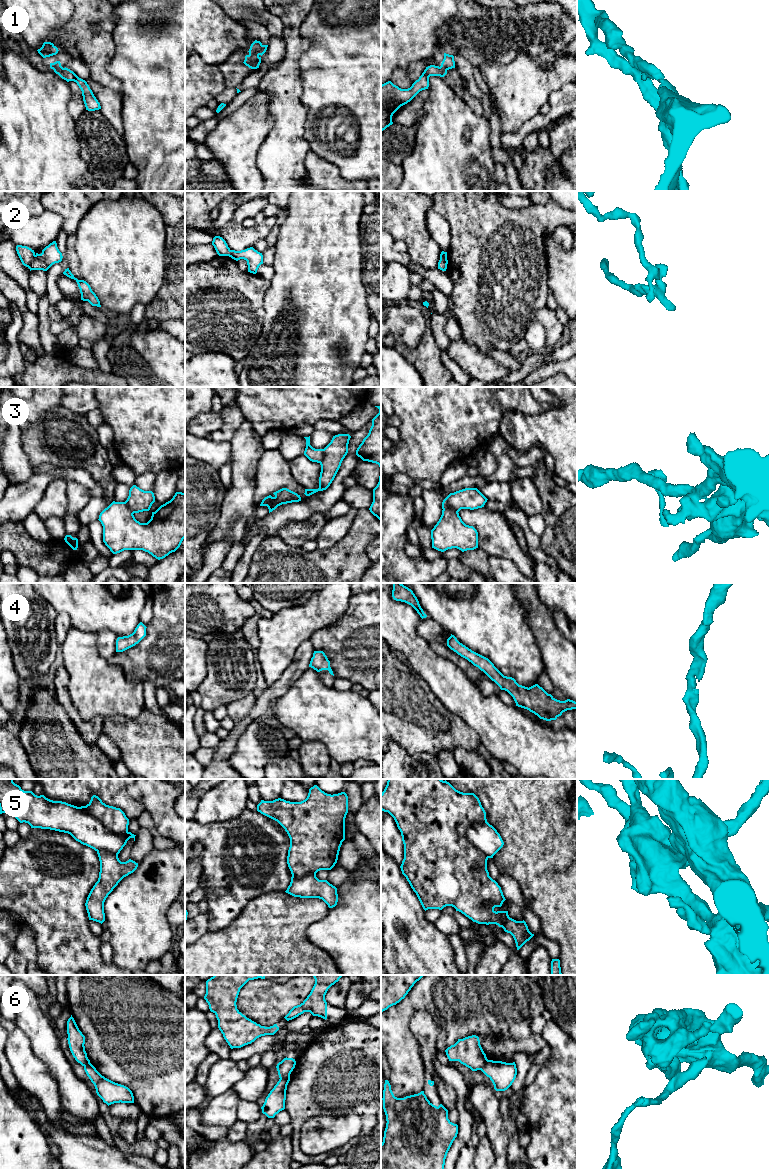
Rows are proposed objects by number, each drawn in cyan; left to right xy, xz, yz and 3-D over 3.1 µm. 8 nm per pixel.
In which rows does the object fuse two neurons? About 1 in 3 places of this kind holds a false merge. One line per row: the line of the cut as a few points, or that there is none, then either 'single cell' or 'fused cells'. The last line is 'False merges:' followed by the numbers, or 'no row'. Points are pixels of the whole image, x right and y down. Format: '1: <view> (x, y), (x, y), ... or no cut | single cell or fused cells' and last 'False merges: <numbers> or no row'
1: xz (249, 53), (255, 54), (260, 58) | fused cells
2: xy (35, 255), (28, 267) | fused cells
3: yz (443, 508), (450, 507), (458, 511) | fused cells
4: no cut | single cell
5: yz (486, 820), (474, 823), (467, 830), (466, 838), (487, 858) | fused cells
6: xz (289, 1074), (280, 1078) | fused cells
False merges: 1, 2, 3, 5, 6

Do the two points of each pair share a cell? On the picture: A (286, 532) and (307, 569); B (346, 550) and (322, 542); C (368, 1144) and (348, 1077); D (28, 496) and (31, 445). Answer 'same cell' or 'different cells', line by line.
A: different cells
B: different cells
C: different cells
D: different cells

